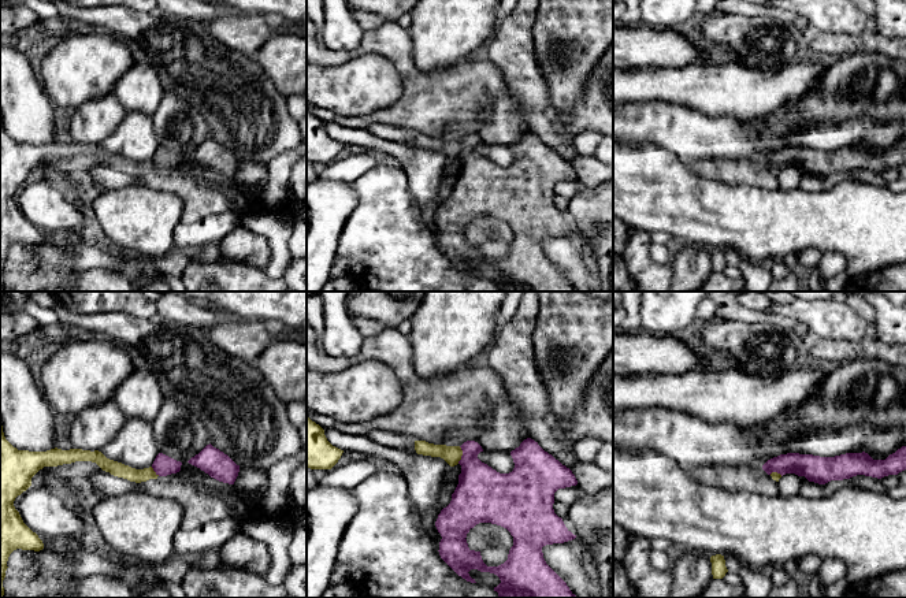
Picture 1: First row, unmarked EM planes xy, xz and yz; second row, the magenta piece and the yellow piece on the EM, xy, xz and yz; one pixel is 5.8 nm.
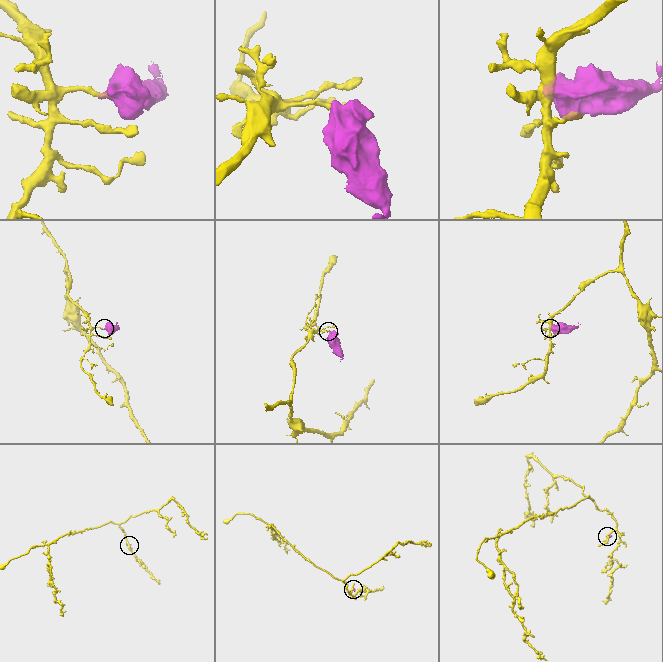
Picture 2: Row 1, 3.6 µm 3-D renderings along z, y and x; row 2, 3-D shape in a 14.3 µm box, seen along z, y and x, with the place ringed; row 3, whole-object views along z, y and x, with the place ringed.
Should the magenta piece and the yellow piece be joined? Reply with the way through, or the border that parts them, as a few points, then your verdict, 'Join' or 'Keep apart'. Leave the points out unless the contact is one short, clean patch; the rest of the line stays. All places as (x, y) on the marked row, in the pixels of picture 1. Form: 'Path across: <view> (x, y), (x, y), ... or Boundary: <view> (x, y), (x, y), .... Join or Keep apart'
Boundary: xz (460, 446), (461, 456), (457, 463). Keep apart

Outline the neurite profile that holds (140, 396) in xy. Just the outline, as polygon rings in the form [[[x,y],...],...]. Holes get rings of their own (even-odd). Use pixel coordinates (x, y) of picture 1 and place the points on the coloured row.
[[[134,369],[116,389],[114,401],[126,419],[152,423],[166,397],[151,371]]]

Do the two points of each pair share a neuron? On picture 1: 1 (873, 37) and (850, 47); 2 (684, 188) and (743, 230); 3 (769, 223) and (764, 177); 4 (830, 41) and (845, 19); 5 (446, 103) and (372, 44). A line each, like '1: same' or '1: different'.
1: same
2: same
3: different
4: different
5: same

